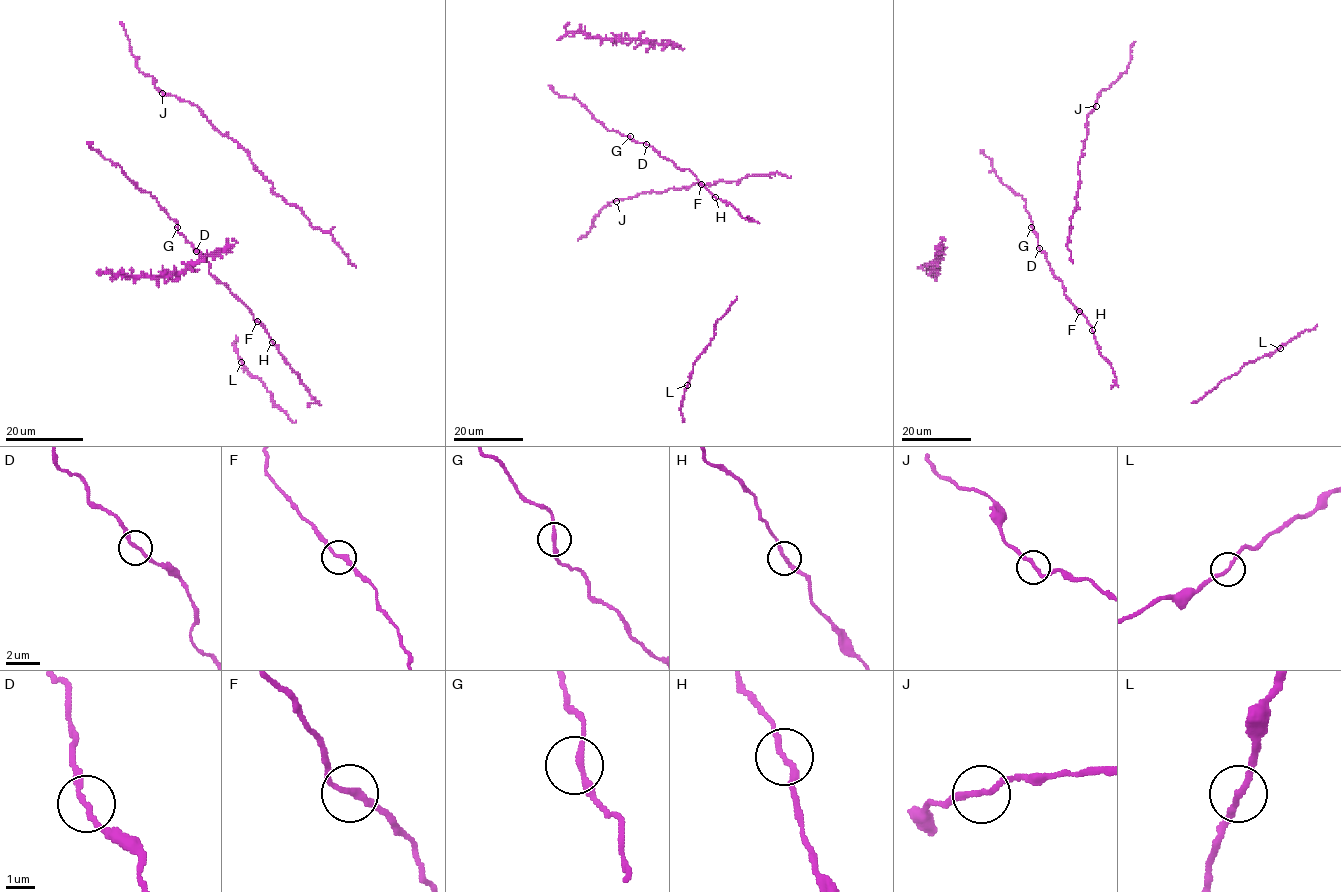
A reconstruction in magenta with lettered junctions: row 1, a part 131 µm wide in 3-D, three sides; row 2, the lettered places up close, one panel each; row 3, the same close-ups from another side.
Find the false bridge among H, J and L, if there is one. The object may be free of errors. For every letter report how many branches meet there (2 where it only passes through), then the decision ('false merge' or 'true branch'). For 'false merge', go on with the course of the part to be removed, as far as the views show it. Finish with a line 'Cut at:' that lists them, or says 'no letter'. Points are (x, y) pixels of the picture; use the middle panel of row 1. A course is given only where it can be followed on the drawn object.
H: branches 2; true branch
J: branches 2; true branch
L: branches 2; true branch
Cut at: no letter

